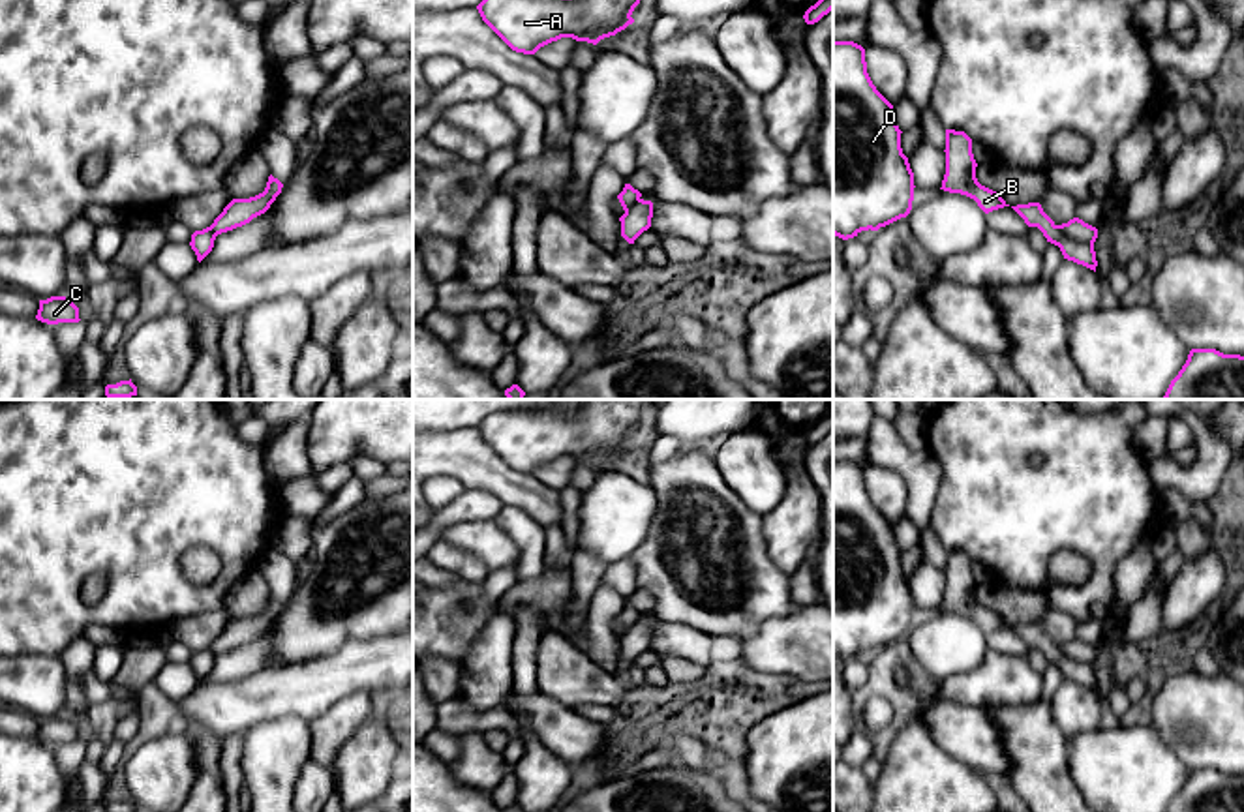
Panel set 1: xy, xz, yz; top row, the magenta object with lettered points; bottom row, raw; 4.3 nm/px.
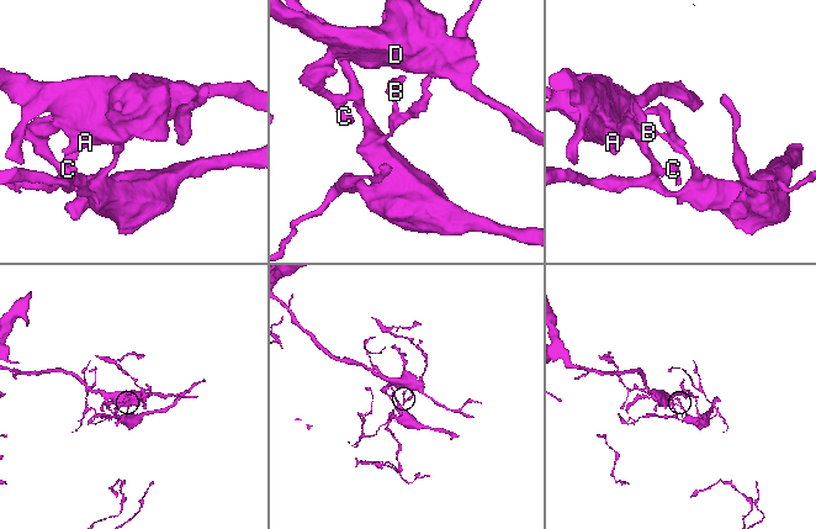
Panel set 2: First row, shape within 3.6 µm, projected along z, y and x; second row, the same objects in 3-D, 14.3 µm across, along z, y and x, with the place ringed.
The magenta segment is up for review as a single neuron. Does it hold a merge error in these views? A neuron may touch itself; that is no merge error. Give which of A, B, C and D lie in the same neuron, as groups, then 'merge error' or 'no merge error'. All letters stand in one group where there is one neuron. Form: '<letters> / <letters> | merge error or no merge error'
A D / B C | merge error

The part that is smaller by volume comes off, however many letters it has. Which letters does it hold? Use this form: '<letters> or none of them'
B, C

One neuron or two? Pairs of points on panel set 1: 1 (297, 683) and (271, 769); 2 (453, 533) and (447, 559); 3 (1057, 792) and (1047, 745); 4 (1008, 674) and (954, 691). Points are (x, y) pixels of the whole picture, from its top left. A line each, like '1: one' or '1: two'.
1: two
2: two
3: one
4: one

